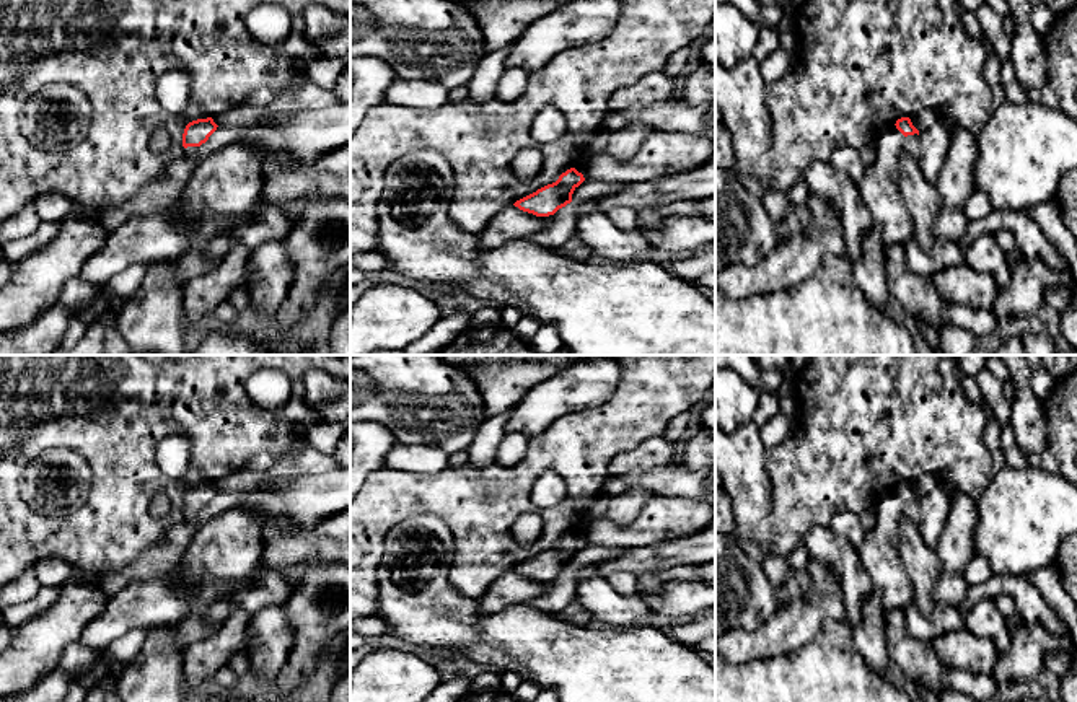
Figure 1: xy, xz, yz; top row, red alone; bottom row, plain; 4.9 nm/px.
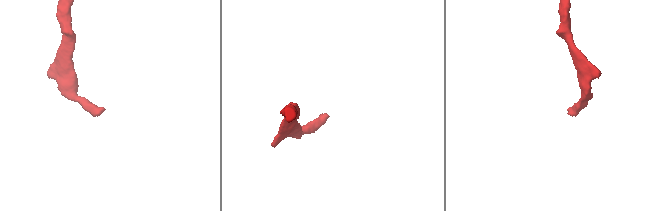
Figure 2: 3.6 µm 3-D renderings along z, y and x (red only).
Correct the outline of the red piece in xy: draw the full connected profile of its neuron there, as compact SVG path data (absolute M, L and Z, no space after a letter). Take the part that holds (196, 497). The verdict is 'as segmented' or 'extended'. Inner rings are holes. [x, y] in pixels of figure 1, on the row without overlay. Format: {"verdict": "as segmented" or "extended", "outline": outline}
{"verdict": "extended", "outline": "M212 482L189 487L182 498L184 518L189 521L197 521L200 510L209 505L217 492L218 490L213 487Z"}

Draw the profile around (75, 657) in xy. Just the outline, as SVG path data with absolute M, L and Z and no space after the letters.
M77 640L65 648L57 668L62 668L67 673L81 671L88 665L95 663L99 656L101 653L90 652Z

